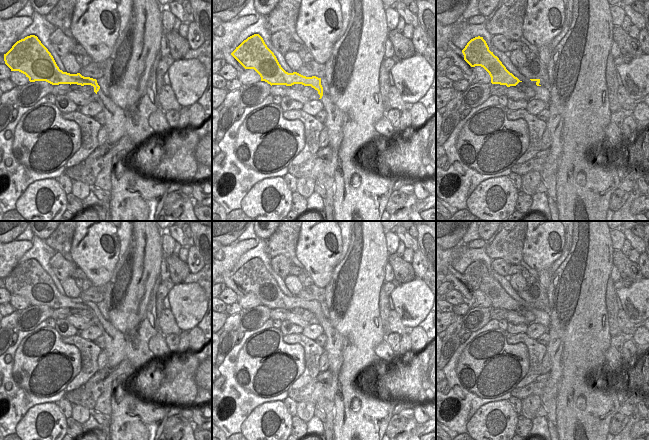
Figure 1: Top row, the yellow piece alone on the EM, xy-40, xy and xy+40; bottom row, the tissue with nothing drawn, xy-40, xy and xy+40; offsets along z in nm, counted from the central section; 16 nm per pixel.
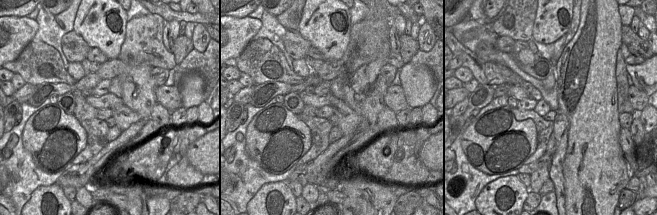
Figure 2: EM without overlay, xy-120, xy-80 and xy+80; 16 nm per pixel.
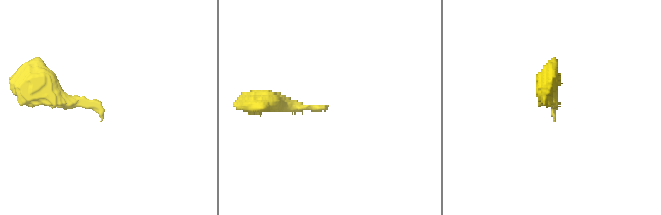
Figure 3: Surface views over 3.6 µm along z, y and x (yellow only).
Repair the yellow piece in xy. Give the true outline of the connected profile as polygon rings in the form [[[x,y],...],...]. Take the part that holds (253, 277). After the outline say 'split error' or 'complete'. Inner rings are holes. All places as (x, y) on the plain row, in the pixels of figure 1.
[[[259,258],[248,261],[236,271],[231,279],[245,293],[254,293],[260,299],[261,305],[265,305],[271,310],[302,308],[317,314],[320,319],[319,323],[327,337],[323,348],[327,353],[328,370],[331,371],[332,375],[338,376],[343,364],[343,350],[346,346],[346,338],[334,329],[324,316],[321,302],[316,300],[306,301],[297,296],[286,296]]] | split error

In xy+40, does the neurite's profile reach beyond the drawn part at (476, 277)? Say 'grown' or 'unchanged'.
unchanged

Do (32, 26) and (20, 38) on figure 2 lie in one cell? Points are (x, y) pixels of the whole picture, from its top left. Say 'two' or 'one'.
one

